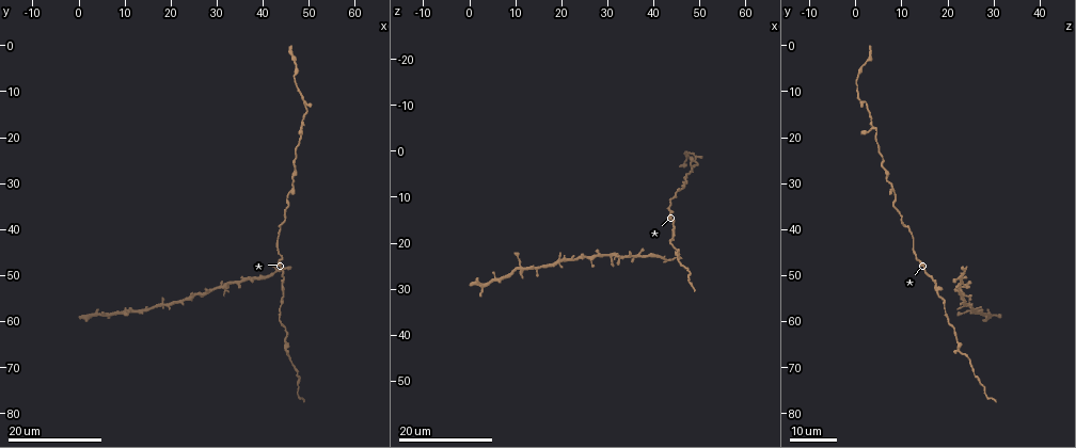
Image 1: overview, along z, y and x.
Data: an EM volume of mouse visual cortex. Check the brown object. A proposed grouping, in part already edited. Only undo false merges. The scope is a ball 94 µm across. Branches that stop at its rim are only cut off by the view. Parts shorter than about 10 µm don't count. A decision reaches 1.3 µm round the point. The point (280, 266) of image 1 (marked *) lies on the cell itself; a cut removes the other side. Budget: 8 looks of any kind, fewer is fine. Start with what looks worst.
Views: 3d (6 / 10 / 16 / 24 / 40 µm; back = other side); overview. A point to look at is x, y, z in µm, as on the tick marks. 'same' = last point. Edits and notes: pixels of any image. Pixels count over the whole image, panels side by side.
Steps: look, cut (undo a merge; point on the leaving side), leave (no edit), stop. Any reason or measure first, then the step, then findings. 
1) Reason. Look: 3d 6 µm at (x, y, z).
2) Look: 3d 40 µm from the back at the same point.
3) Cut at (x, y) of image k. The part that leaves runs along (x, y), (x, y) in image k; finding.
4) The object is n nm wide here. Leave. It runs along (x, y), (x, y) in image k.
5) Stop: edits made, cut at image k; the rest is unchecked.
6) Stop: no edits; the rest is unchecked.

Calibre changes. Look: 3d 24 µm at (44.5, 66.5, 22.5).

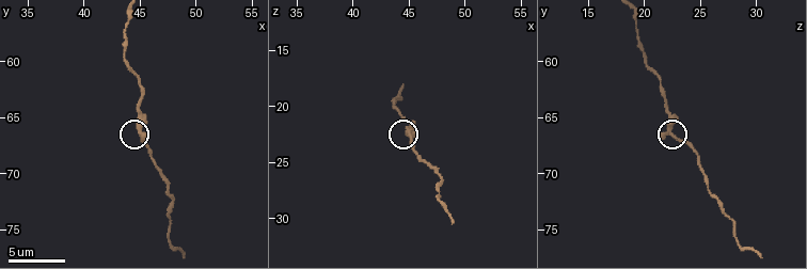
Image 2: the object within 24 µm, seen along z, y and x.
Look: 3d 10 µm at (45.0, 66.2, 22.2).

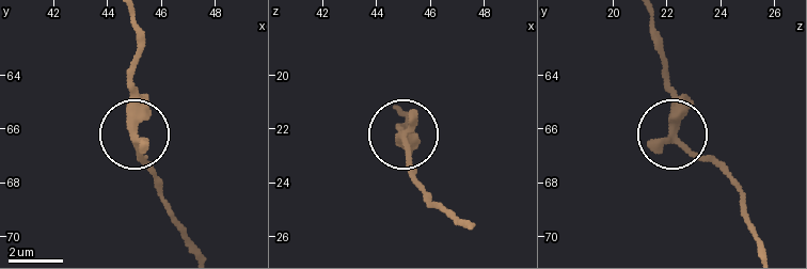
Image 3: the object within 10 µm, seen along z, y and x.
Leave. It runs along (132, 19), (139, 54), (132, 135), (153, 183) in image 3; continuous, no second cell.

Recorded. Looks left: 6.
Look: 3d 24 µm at (44.5, 53.5, 18.0).

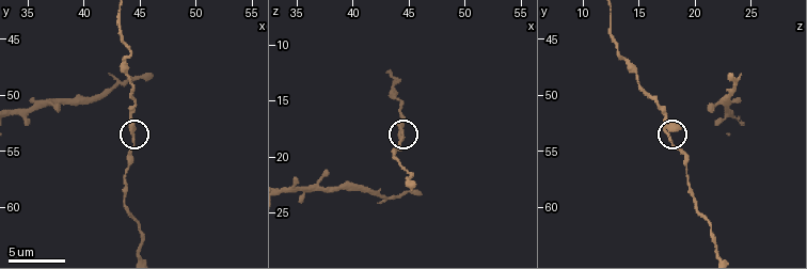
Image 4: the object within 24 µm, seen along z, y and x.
Look: 3d 6 µm at (44.4, 53.0, 18.0).

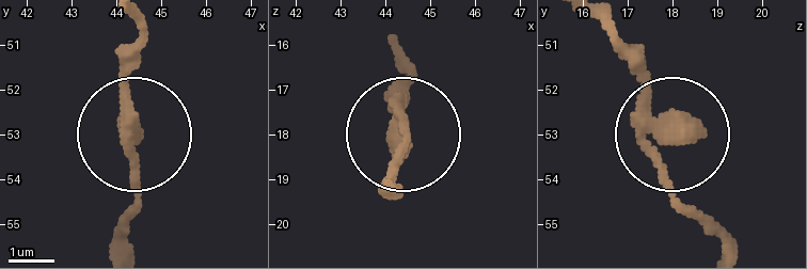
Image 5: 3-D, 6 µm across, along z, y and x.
Leave. It runs along (131, 19), (123, 111), (135, 203), (123, 249) in image 5; continuous, no second cell.

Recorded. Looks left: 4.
Look: 3d 16 µm at (49.5, 12.5, 2.0).

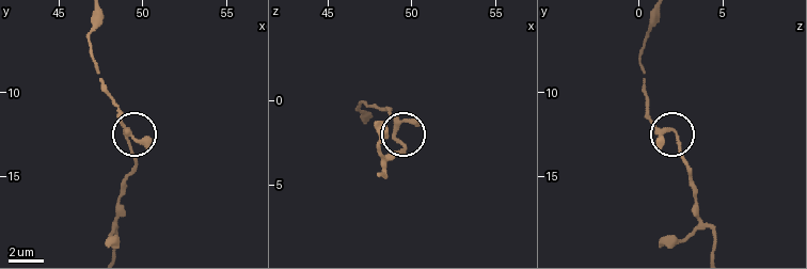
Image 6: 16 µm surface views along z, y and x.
Closer look. Look: 3d 6 µm at (49.1, 12.8, 2.4).

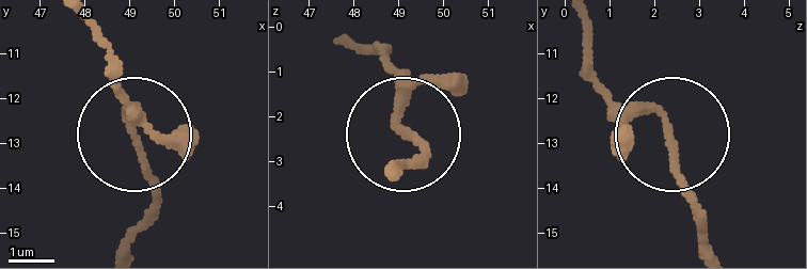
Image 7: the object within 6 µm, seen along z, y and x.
Look: 3d 6 µm from the back at (49.15, 12.75, 2.35).

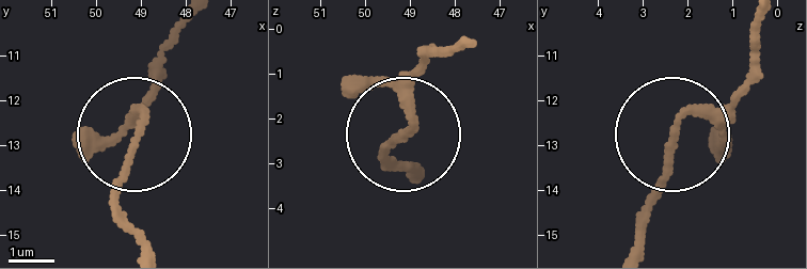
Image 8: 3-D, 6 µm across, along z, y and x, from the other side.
The object is 170 nm wide here. Leave. It runs along (416, 174), (390, 151), (409, 128), (421, 56) in image 8; one cell here.

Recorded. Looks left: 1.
Thick turns thin. Look: 3d 16 µm at (42.2, 50.0, 23.0).

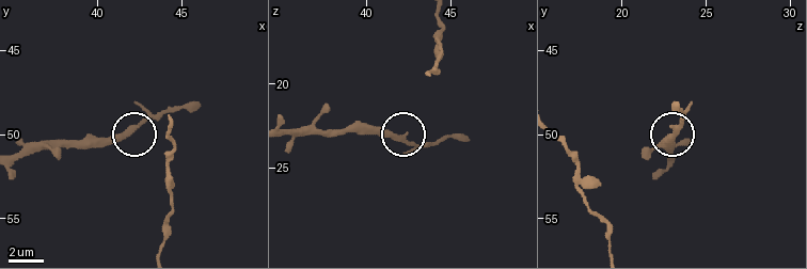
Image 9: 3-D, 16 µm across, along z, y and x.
Leave. One cell here.

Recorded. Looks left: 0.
Stop: no edits; the rest is unchecked.

